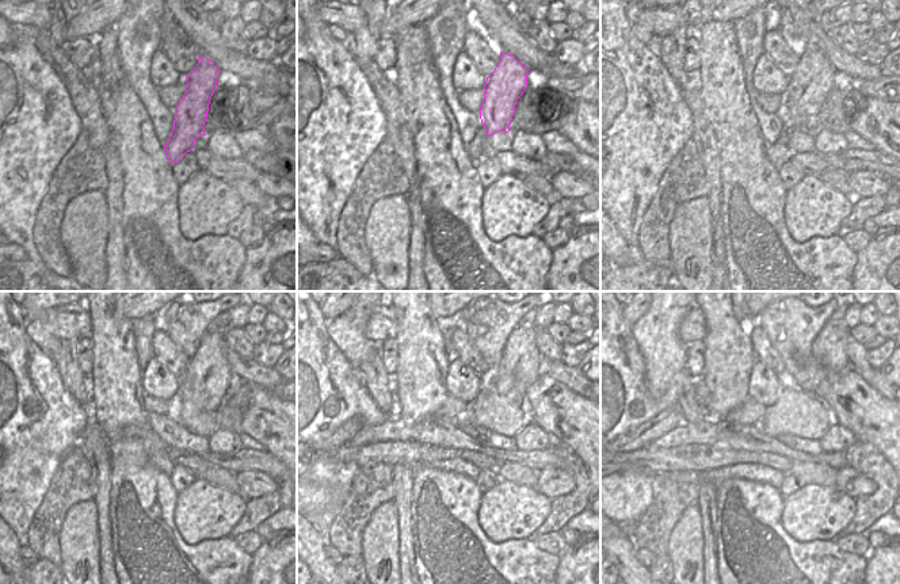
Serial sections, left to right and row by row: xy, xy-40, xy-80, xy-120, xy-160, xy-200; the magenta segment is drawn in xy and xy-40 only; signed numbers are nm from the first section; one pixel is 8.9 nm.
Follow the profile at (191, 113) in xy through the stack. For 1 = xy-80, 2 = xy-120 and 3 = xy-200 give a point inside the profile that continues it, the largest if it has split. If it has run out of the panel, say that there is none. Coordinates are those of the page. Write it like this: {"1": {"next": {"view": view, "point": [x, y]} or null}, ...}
{"1": {"next": {"view": "xy-80", "point": [808, 87]}}, "2": {"next": {"view": "xy-120", "point": [205, 382]}}, "3": {"next": {"view": "xy-200", "point": [828, 347]}}}

